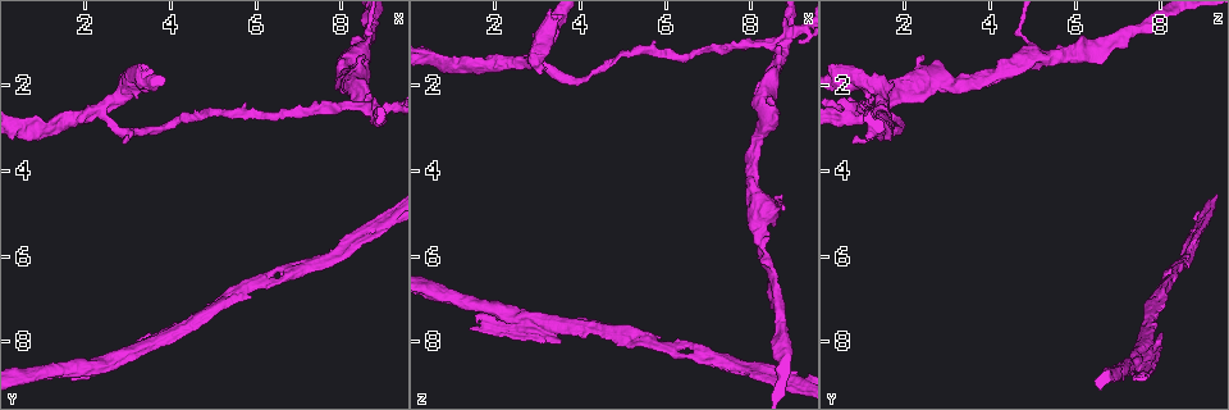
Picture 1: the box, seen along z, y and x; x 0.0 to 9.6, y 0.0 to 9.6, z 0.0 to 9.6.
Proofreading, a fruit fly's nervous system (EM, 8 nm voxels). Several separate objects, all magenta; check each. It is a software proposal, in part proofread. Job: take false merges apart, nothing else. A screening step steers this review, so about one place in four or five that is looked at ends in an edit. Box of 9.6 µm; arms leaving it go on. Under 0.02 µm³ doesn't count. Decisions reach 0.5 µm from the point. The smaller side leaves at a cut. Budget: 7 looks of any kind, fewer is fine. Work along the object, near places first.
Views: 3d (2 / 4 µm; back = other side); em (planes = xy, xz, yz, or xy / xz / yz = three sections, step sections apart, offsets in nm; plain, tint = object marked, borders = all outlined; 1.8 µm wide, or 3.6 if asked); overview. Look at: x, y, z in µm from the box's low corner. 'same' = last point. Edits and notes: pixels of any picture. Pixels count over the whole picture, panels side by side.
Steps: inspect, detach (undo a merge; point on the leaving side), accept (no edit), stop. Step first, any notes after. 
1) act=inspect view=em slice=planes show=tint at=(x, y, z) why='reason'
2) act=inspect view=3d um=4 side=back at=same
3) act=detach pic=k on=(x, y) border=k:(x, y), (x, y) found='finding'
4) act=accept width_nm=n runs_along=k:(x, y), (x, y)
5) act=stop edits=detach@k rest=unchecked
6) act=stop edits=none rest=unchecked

act=inspect view=3d um=2 at=(6.55, 6.35, 8.35) why='narrows sharply'

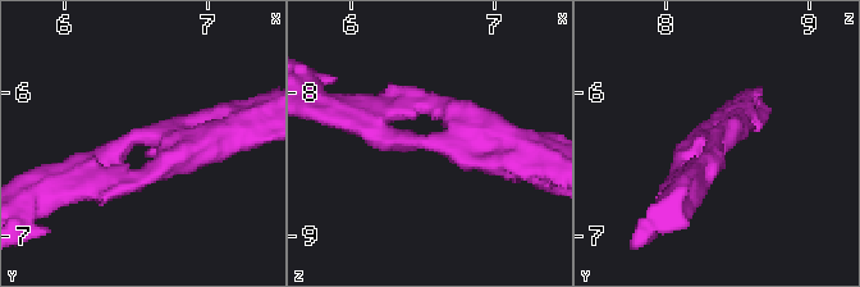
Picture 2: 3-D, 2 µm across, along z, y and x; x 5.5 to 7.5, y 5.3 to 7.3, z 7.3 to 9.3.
act=inspect view=em slice=planes show=tint at=(6.62, 6.32, 8.32) arm_widths_nm=240,260

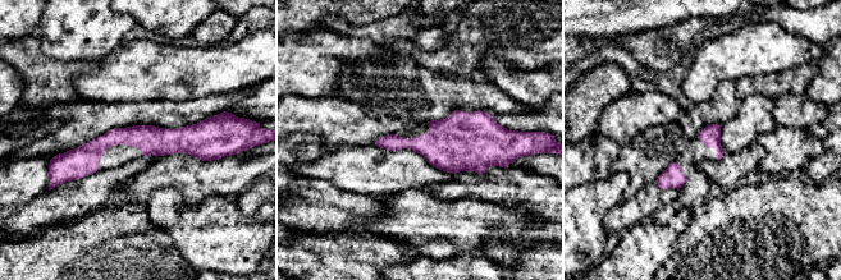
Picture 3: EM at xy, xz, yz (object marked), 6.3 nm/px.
act=accept runs_along=3:(210, 134), (112, 137), (83, 160), (59, 160) found='all the same neuron'

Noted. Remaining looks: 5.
act=inspect view=3d um=2 at=(3.30, 8.20, 7.60) why='branch point'

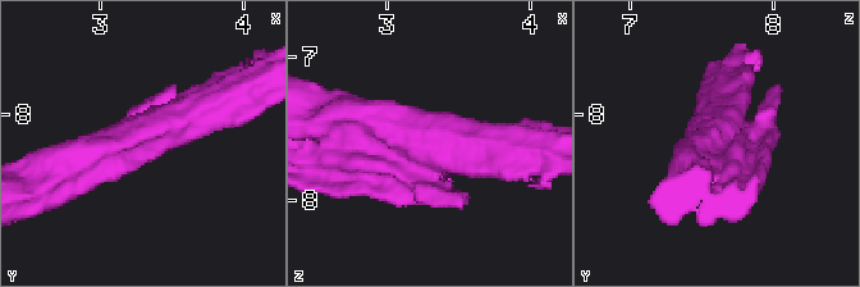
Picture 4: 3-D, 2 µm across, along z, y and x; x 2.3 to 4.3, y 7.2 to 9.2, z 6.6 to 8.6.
act=inspect view=em slice=planes show=tint at=(3.30, 8.14, 7.60)

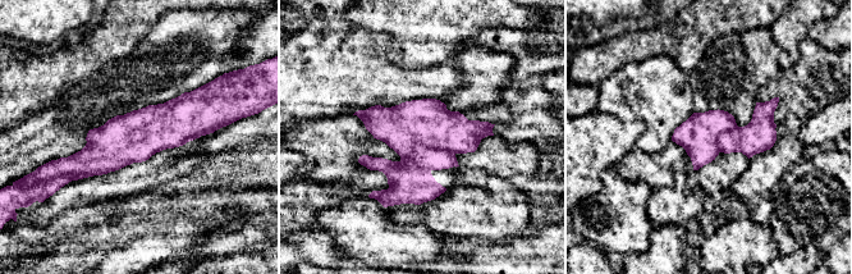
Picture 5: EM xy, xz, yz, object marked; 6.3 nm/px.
act=detach pic=5 on=(410, 181) border=5:(454, 154), (418, 145), (401, 158) found='two neurons meet here'

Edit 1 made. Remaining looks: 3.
act=inspect view=em slice=planes show=plain at=(2.30, 2.60, 1.40) why='calibre changes'

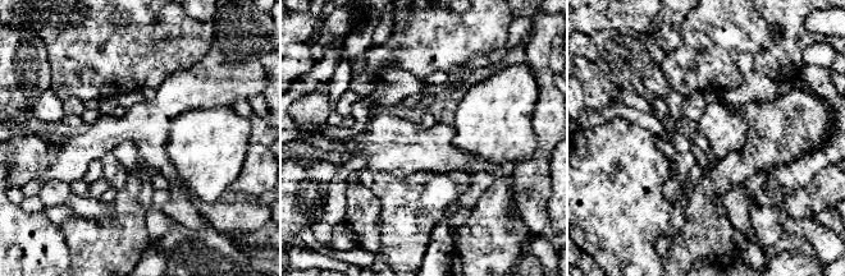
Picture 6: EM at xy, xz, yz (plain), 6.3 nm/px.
act=inspect view=em slice=planes show=borders at=same why='what lies round it'

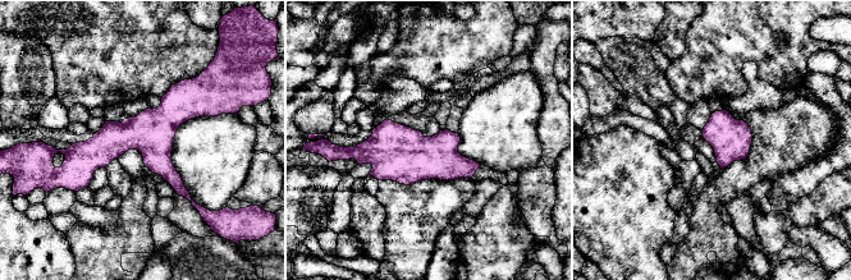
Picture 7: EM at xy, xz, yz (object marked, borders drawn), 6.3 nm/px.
act=accept width_nm=260 runs_along=7:(211, 111), (68, 163) found='one neuron here'

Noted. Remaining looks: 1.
act=stop edits=detach@5 rest=unchecked

